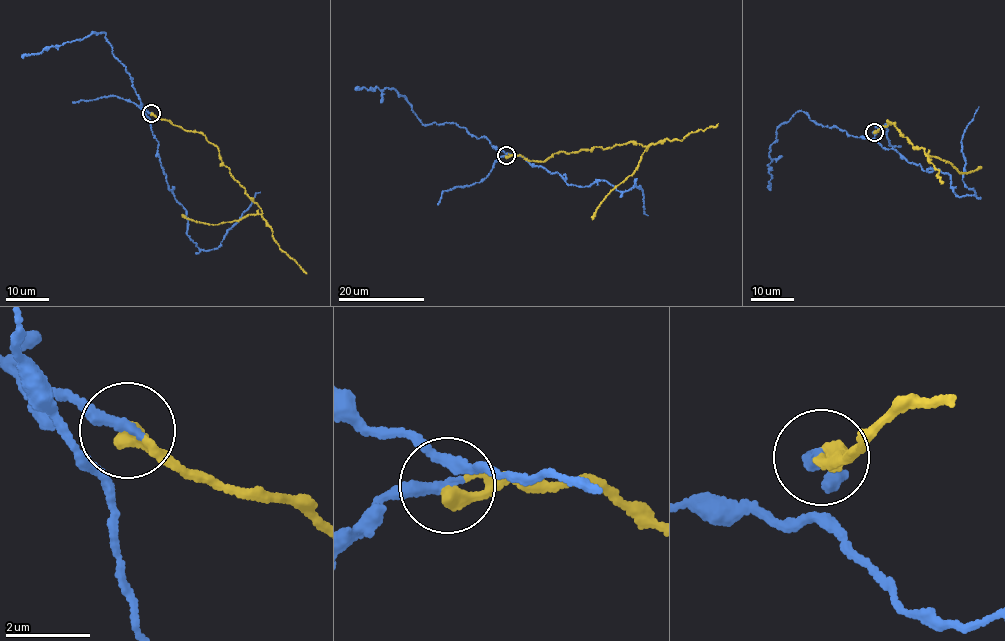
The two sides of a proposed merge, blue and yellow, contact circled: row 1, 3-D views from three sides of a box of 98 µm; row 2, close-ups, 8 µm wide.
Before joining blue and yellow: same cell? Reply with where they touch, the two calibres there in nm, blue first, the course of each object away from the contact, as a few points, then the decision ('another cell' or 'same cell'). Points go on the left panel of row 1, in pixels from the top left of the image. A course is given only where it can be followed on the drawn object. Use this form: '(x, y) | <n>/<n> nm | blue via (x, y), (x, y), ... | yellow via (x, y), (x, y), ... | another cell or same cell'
(151, 113) | 190/380 nm | blue via (151, 113), (149, 118), (168, 188), (185, 211), (188, 235), (198, 248), (218, 247), (227, 230), (260, 192) | yellow via (151, 113), (173, 125), (205, 135), (217, 147), (222, 163), (257, 202), (261, 213), (209, 225), (182, 216) | same cell

